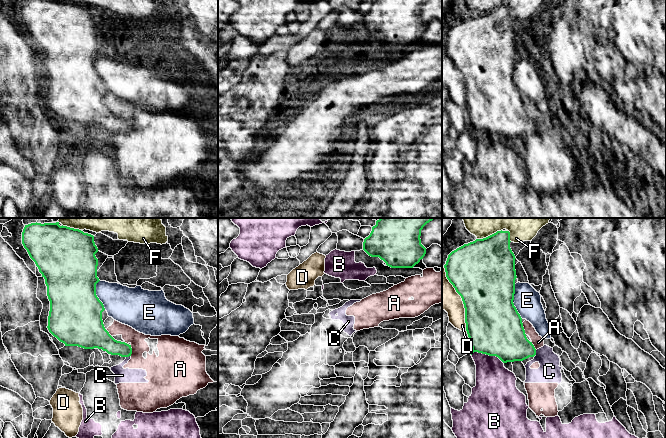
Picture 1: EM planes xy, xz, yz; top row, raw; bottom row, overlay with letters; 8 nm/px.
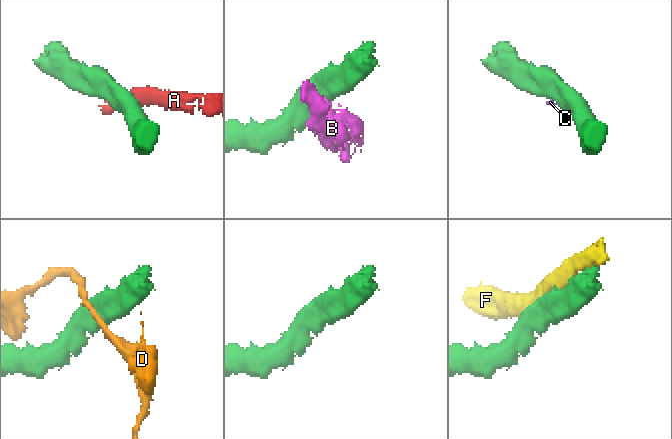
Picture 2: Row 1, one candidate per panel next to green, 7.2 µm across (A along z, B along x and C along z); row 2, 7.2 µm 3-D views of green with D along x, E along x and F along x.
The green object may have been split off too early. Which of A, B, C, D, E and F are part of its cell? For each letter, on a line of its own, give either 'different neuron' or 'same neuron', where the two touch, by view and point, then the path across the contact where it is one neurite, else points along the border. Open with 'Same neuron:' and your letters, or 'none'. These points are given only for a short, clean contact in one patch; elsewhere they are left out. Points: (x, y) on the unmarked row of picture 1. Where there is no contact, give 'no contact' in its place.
Same neuron: none
A: different neuron | yz (523, 105) | along yz (522, 99), (526, 110)
B: different neuron | yz (487, 130)
C: different neuron | xy (128, 132) | along xy (130, 131), (126, 133)
D: different neuron | yz (462, 75)
E: different neuron | yz (512, 77)
F: different neuron | yz (490, 11)

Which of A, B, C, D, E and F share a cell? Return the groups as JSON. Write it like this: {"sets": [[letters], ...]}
{"sets": [["A", "C"], ["B"], ["D"], ["E"], ["F"]]}

